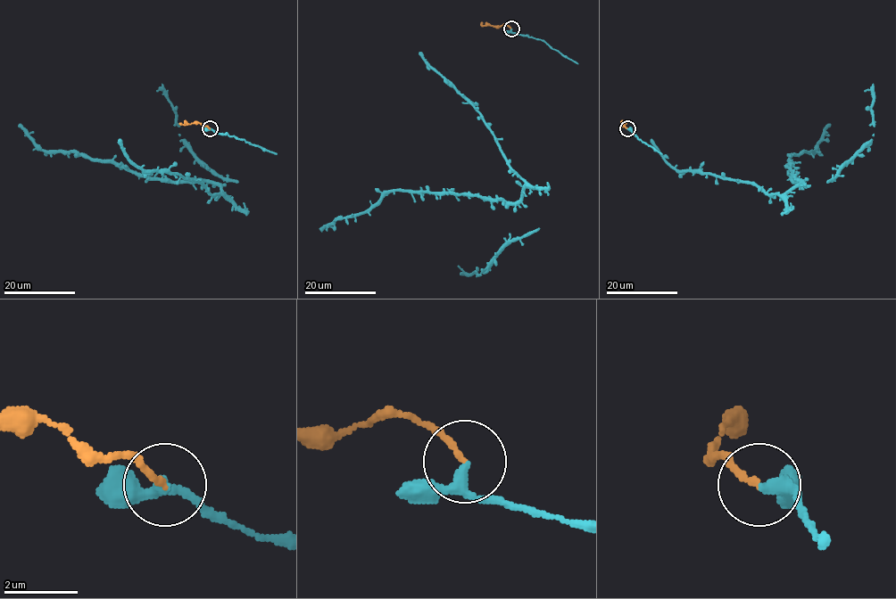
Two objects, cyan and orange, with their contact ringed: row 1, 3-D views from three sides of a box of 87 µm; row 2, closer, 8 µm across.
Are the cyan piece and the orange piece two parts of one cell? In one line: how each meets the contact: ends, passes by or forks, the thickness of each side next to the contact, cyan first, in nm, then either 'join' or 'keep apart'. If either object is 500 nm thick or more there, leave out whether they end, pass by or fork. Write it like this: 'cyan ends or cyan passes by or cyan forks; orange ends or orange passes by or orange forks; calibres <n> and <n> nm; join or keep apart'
cyan passes by; orange ends; calibres 280 and 170 nm; join

